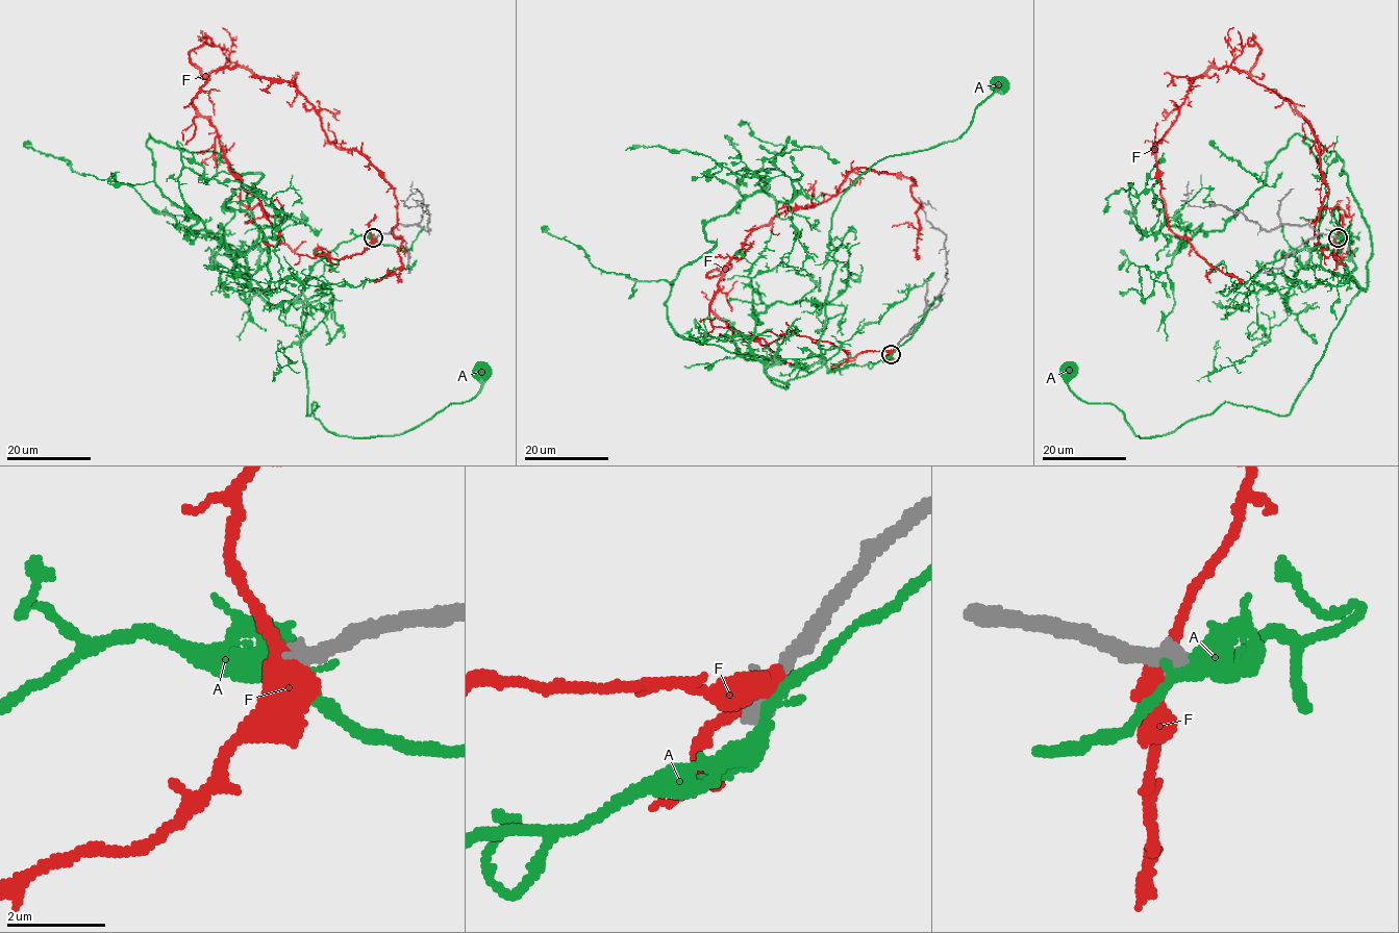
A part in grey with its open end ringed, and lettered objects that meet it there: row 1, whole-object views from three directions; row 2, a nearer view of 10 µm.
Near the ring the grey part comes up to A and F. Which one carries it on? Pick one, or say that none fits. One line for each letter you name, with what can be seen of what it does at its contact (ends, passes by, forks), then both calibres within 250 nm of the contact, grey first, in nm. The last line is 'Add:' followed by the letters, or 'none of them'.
Add: none of them

